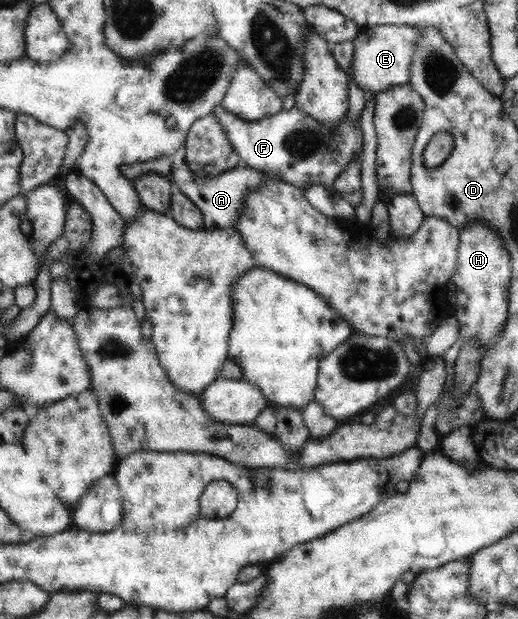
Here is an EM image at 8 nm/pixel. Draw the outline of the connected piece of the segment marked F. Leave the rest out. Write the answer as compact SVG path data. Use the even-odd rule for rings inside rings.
M222 104L215 106L215 109L211 113L220 121L220 124L223 126L223 129L227 134L228 140L231 142L231 145L236 151L236 154L238 154L240 158L241 164L252 167L253 169L258 169L259 171L266 171L267 173L271 172L272 176L274 176L276 180L282 180L285 183L290 183L291 185L294 185L295 187L298 187L300 189L303 189L304 187L310 185L322 185L329 190L333 190L334 181L336 180L336 178L338 178L339 174L346 168L350 160L354 158L355 154L360 154L359 161L361 162L361 152L363 149L363 134L359 125L359 120L361 119L361 117L358 118L357 121L353 121L352 124L354 125L351 125L349 123L349 120L347 119L347 114L345 114L345 117L337 124L336 129L334 130L332 129L332 127L327 126L327 124L322 124L321 122L318 122L315 118L308 116L305 112L298 110L295 106L292 107L290 110L282 109L276 114L261 118L259 121L254 122L242 120L241 118L238 118L235 114L229 113L222 106Z

